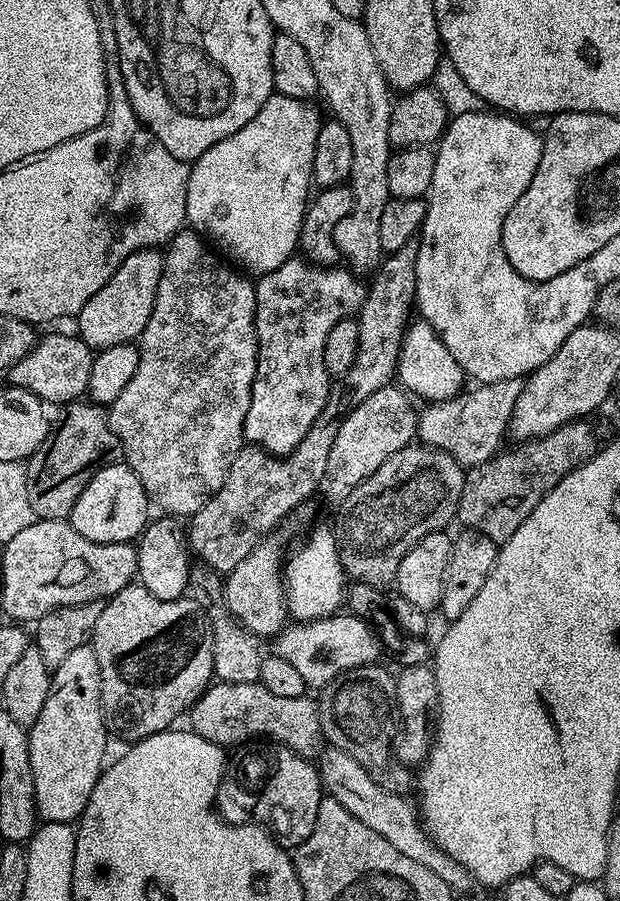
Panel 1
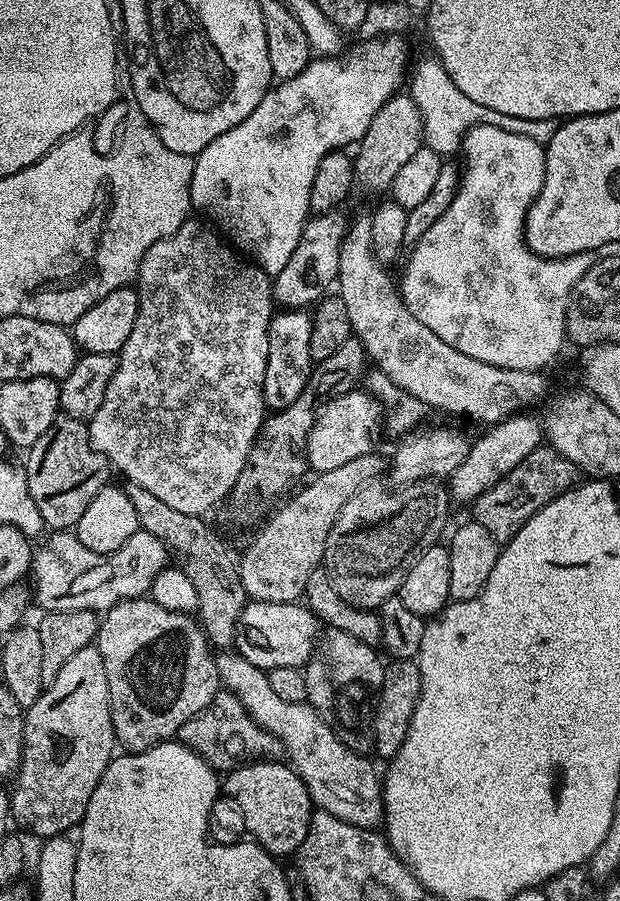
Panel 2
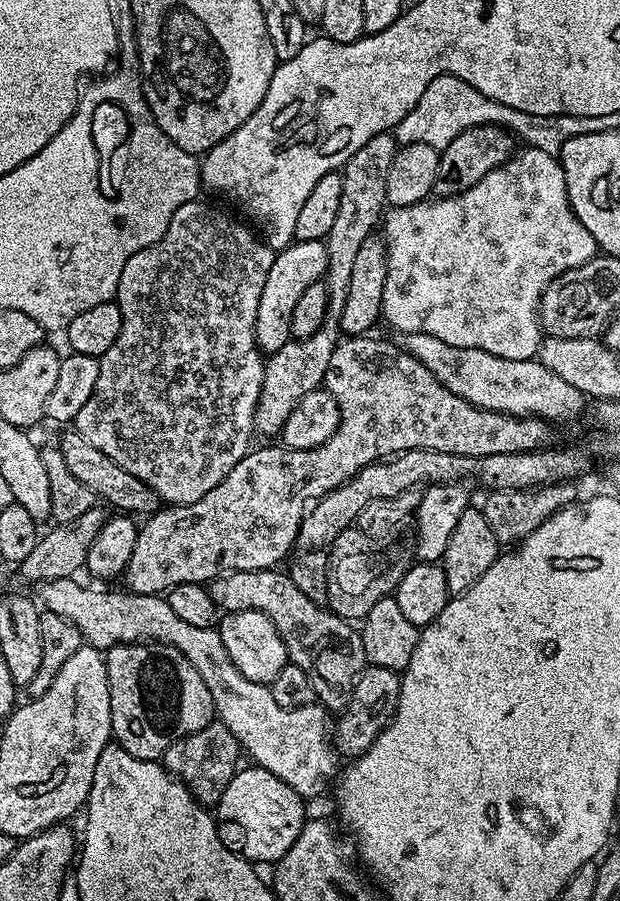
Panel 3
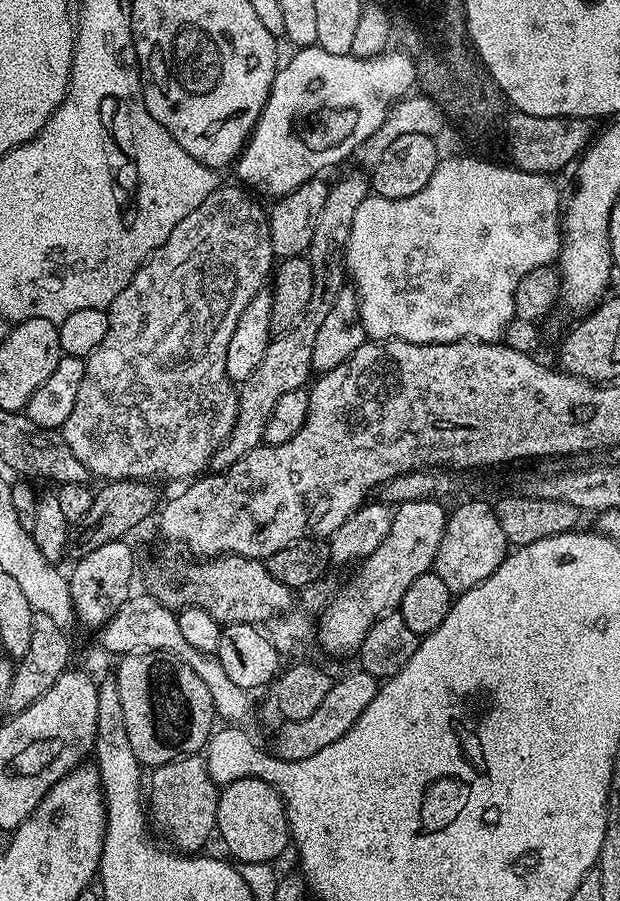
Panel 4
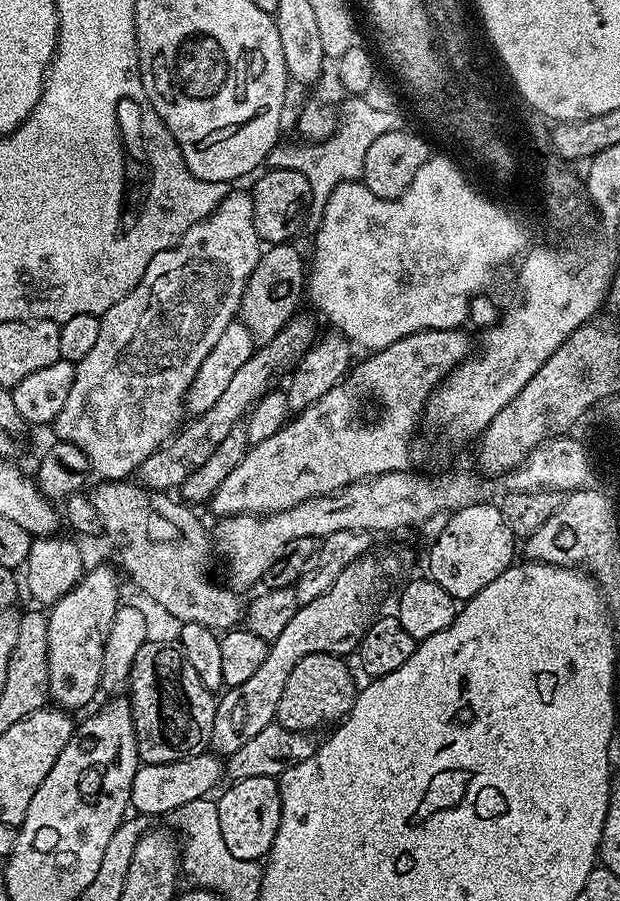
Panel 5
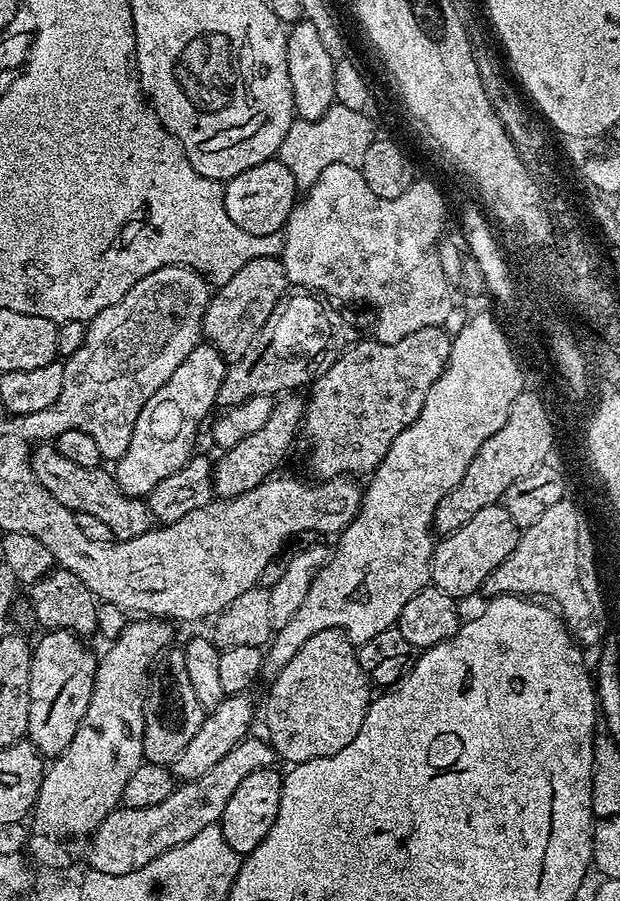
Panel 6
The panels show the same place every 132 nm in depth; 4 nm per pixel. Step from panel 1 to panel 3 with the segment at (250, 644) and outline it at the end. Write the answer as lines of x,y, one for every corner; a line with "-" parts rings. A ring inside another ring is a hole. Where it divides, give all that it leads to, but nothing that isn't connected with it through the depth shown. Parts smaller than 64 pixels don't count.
64,430
60,436
58,451
62,458
66,460
66,466
70,469
70,474
82,482
96,496
97,501
108,500
107,507
120,514
151,514
161,507
162,499
146,482
140,478
134,478
129,471
122,469
107,454
102,454
95,446
90,446
90,442
82,438
75,430

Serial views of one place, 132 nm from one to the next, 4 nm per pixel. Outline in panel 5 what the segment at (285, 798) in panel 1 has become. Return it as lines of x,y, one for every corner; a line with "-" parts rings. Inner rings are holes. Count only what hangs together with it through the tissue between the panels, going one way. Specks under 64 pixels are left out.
277,777
242,778
227,786
220,800
215,801
223,841
234,858
263,861
281,835
282,797

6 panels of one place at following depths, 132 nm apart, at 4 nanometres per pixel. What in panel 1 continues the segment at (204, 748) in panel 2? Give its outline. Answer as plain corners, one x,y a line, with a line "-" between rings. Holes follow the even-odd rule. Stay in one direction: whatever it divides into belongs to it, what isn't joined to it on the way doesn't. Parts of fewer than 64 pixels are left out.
259,682
213,683
205,688
190,709
191,731
221,746
240,744
251,736
269,736
277,745
294,750
294,754
316,758
322,752
320,709
317,701
305,694
298,698
282,698
270,694

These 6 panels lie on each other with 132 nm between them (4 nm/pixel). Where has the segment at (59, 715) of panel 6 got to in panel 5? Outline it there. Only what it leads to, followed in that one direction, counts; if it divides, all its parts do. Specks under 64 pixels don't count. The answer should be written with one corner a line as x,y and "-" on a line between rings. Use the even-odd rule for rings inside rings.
92,568
58,602
51,605
48,617
48,695
61,710
84,708
101,691
102,650
110,622
122,603
120,580
112,568

